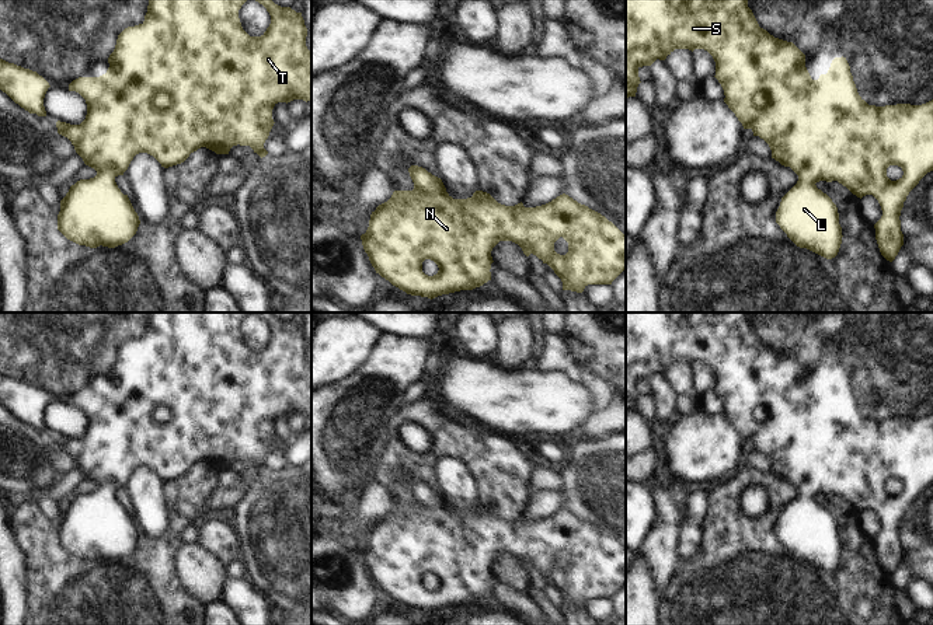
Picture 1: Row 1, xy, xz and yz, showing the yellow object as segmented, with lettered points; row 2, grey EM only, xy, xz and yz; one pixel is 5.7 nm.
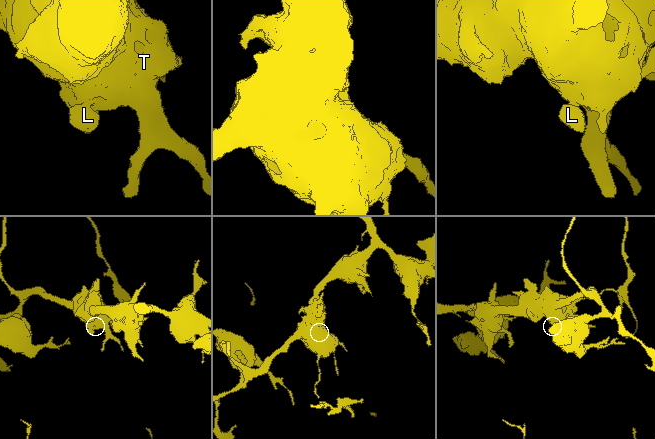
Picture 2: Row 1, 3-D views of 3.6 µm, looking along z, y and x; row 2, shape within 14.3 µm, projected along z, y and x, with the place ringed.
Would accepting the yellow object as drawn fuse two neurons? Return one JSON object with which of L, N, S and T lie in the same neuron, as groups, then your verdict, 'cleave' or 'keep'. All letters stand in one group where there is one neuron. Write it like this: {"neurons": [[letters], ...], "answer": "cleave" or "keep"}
{"neurons": [["L", "N", "S", "T"]], "answer": "keep"}

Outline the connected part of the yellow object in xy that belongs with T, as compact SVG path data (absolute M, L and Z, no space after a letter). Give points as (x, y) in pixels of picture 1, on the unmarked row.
M150 312L145 335L118 349L107 387L100 391L79 391L69 398L69 405L76 405L86 413L87 429L80 439L58 434L58 447L72 455L76 467L97 489L77 495L60 514L58 544L67 554L90 562L115 562L136 548L139 530L115 496L136 468L147 467L168 482L184 476L201 461L216 468L229 468L233 460L240 458L250 460L262 472L268 468L264 457L275 437L274 420L278 416L311 413L311 366L306 360L307 342L302 327L281 321L271 312L251 312L267 322L271 338L261 350L250 350L239 332L239 324L247 314Z

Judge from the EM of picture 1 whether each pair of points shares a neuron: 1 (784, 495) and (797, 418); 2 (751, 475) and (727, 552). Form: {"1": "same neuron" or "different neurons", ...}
{"1": "different neurons", "2": "same neuron"}

